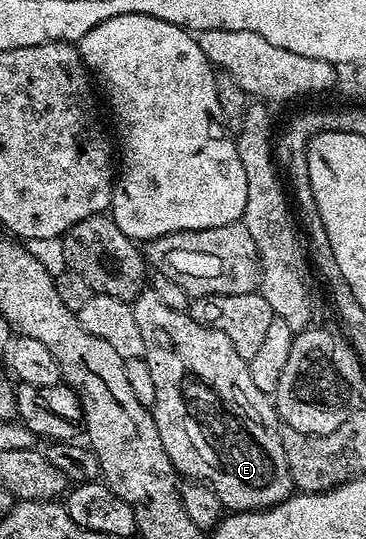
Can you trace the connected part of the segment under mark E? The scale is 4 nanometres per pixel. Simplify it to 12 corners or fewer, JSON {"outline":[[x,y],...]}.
{"outline":[[132,303],[177,474],[229,512],[293,492],[275,402],[230,337]]}

